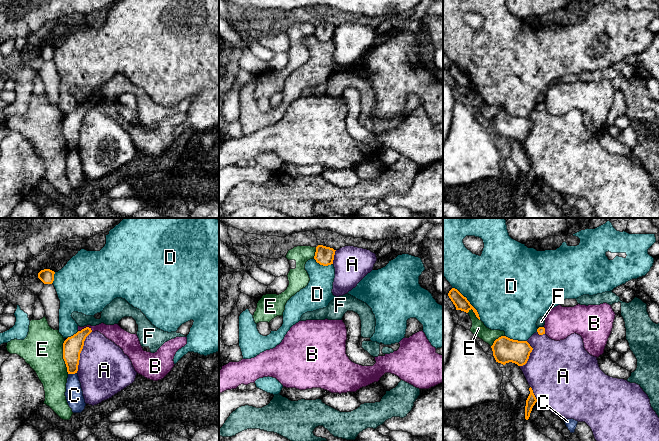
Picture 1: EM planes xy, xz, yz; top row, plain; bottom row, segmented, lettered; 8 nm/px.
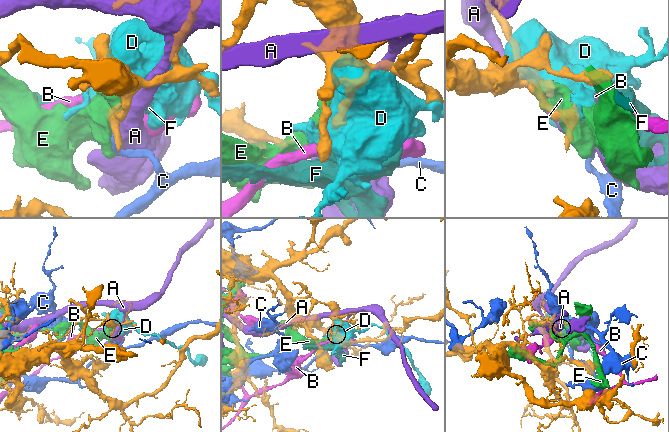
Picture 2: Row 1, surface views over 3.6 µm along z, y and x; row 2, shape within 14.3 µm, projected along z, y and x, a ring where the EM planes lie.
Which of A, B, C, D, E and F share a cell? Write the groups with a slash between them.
A / B / C / D / E / F

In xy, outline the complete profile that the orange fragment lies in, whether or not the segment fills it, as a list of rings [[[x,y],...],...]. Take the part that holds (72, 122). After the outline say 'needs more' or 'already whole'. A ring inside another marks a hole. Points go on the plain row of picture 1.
[[[86,103],[68,113],[63,119],[63,135],[65,137],[68,150],[75,150],[78,147],[80,129],[84,122],[86,113],[92,108],[91,104]]]; already whole

